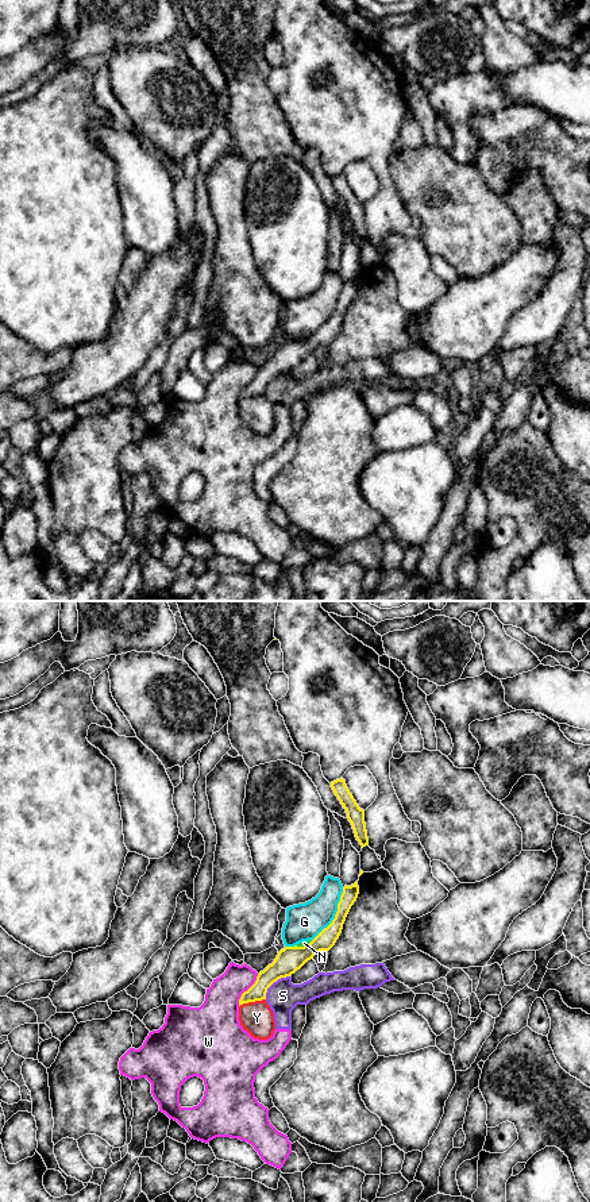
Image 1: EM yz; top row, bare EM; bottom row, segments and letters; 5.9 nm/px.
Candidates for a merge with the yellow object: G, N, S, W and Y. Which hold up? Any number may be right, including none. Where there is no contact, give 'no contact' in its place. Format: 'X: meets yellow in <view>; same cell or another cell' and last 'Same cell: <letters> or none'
G: meets yellow in yz; another cell
N: meets yellow in yz; another cell
S: meets yellow in yz; another cell
W: meets yellow in yz; another cell
Y: meets yellow in yz; another cell
Same cell: none

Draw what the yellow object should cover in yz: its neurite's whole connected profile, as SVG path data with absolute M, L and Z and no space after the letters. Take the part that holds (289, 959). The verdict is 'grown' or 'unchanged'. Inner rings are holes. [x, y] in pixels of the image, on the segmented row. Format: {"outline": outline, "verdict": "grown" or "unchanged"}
{"outline": "M358 881L344 886L332 922L324 928L308 945L285 947L271 964L257 976L255 983L242 994L239 1006L248 1002L266 999L267 989L281 978L290 976L300 970L316 952L329 951L339 939L346 917L359 894Z", "verdict": "unchanged"}

